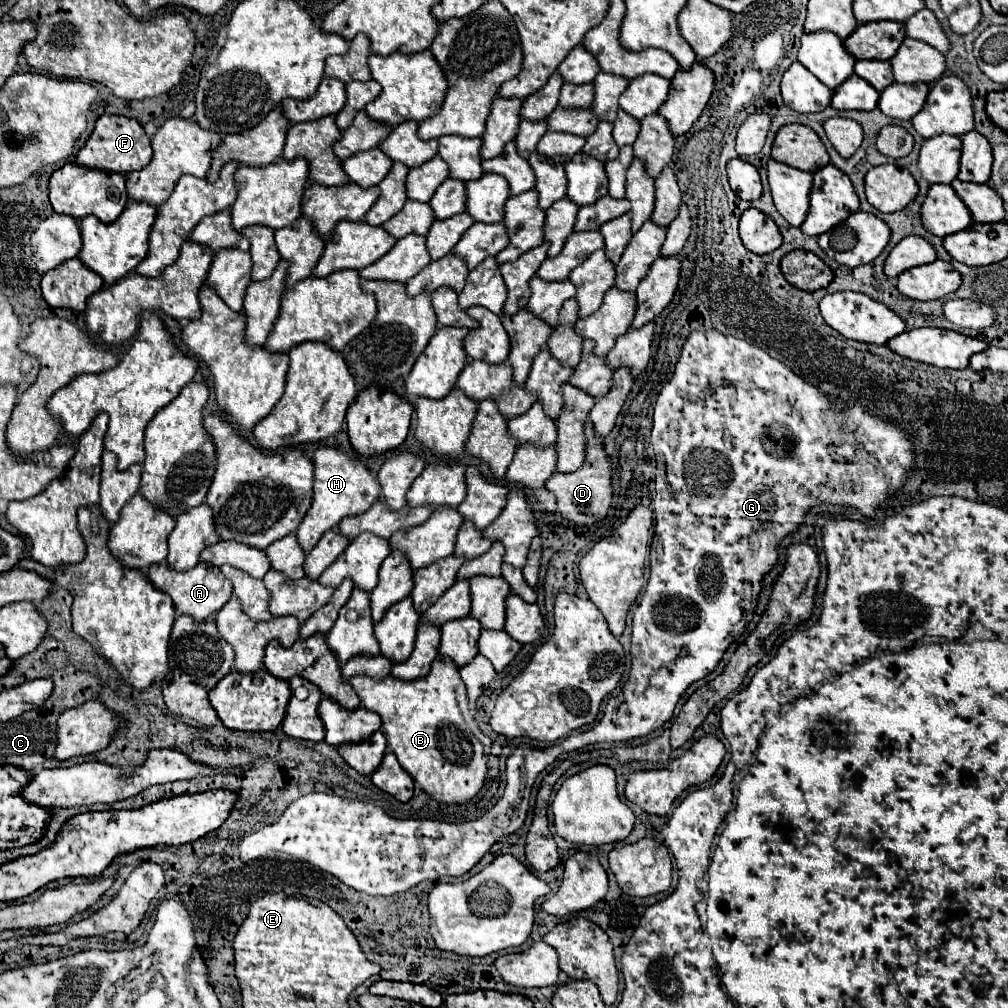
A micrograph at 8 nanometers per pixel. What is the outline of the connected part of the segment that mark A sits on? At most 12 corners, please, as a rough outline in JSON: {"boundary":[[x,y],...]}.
{"boundary":[[155,564],[147,576],[197,622],[215,616],[233,596],[217,566],[187,572]]}

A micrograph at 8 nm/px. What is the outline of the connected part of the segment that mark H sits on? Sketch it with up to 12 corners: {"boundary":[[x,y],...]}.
{"boundary":[[337,448],[313,456],[313,502],[297,528],[305,552],[365,512],[379,480]]}

